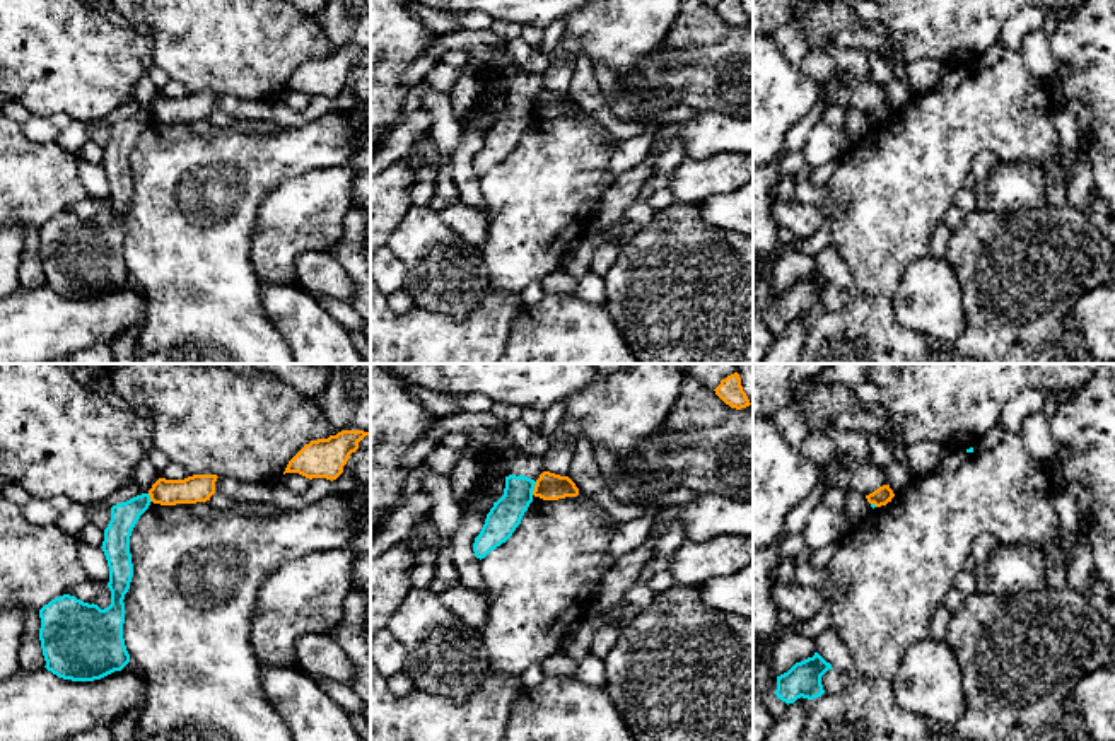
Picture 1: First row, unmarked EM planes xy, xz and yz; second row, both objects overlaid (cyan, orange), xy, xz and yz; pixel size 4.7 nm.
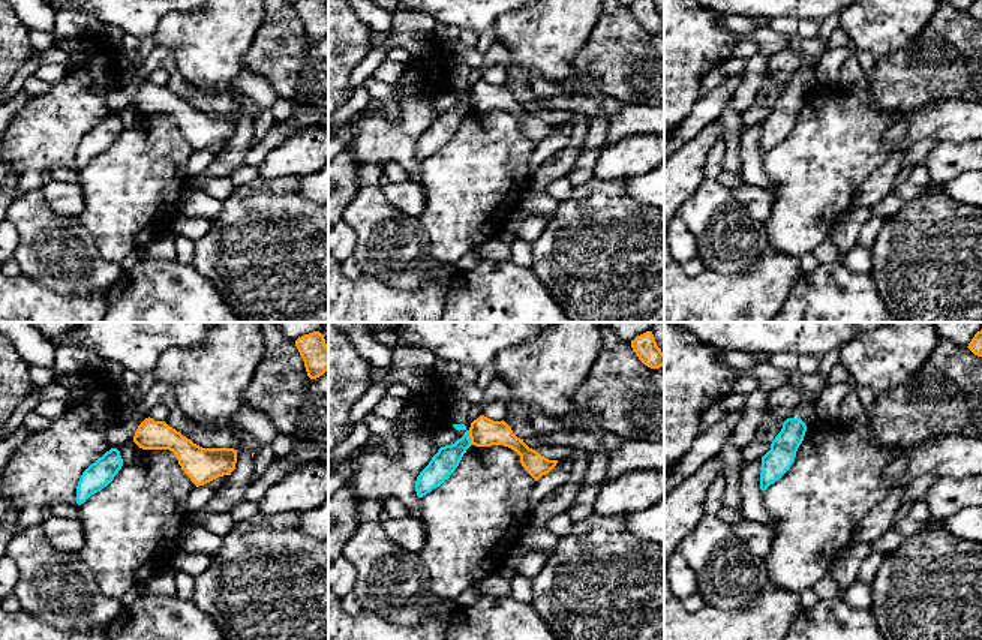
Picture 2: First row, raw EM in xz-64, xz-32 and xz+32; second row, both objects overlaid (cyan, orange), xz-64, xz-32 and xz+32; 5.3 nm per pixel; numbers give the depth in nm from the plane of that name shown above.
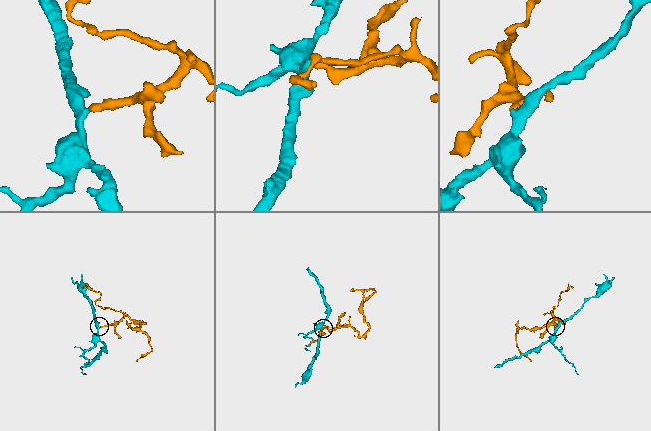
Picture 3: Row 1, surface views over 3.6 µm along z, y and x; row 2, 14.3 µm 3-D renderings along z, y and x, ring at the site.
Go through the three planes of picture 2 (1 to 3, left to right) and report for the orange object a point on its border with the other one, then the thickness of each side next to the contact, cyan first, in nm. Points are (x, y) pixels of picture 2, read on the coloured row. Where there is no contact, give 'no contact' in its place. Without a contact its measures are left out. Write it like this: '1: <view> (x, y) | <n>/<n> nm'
1: no contact
2: xz-32 (468, 438) | 140/160 nm
3: no contact

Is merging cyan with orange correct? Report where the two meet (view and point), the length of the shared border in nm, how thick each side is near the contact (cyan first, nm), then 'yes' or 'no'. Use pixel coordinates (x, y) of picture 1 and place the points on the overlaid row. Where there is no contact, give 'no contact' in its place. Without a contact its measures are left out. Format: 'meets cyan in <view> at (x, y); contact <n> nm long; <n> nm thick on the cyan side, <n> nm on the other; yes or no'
meets cyan in xz at (533, 489); contact 70 nm long; 150 nm thick on the cyan side, 130 nm on the other; no

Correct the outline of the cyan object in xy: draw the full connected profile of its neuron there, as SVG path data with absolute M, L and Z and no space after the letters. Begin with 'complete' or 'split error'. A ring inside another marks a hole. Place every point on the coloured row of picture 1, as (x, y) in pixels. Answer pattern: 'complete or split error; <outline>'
complete; M142 493L111 507L102 551L109 567L111 604L101 610L75 596L63 594L39 610L39 640L46 669L63 680L94 681L130 662L123 639L125 594L133 577L130 536L150 505Z

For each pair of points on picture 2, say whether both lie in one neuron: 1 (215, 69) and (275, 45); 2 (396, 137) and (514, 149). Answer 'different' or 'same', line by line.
1: different
2: different

